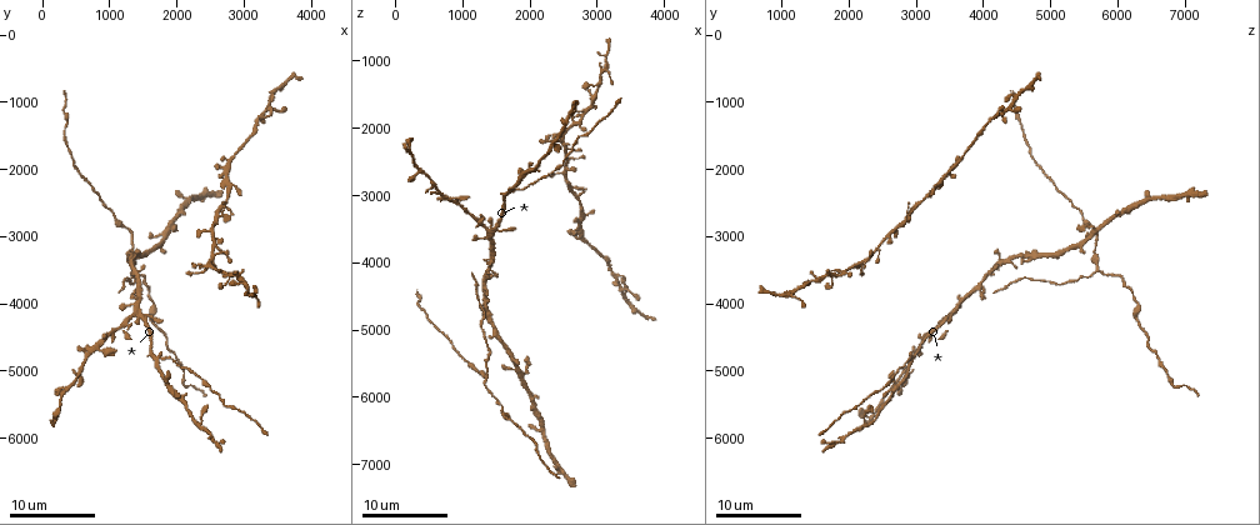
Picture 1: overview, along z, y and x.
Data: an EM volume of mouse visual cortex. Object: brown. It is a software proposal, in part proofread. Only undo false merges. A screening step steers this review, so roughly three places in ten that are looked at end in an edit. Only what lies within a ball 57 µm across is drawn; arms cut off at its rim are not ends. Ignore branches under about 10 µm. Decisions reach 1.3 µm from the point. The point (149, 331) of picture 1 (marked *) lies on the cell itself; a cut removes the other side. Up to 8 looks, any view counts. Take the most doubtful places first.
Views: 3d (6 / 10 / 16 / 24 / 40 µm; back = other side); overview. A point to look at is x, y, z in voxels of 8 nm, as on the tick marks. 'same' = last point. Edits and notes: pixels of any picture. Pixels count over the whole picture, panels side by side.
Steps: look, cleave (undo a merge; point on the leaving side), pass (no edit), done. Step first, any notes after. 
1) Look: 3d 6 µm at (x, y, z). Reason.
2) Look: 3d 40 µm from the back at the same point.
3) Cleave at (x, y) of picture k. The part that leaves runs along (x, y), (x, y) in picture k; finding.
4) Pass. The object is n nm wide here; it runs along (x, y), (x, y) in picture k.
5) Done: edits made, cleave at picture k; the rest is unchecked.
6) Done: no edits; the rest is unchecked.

Look: 3d 16 µm at (2500, 3400, 2150).

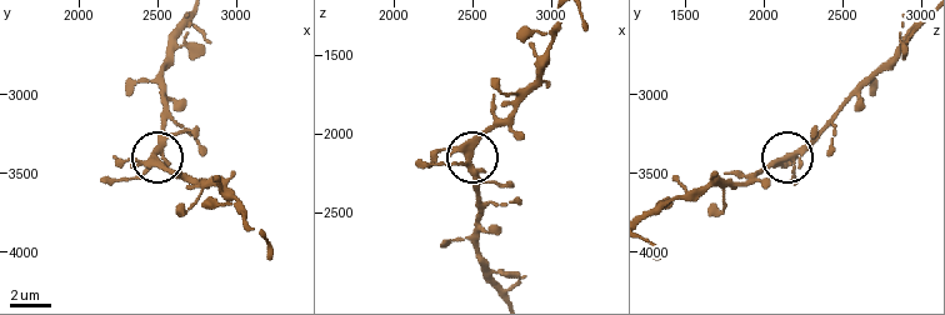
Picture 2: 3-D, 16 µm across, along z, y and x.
Look: 3d 6 µm at (2500, 3400, 2160). Closer look.

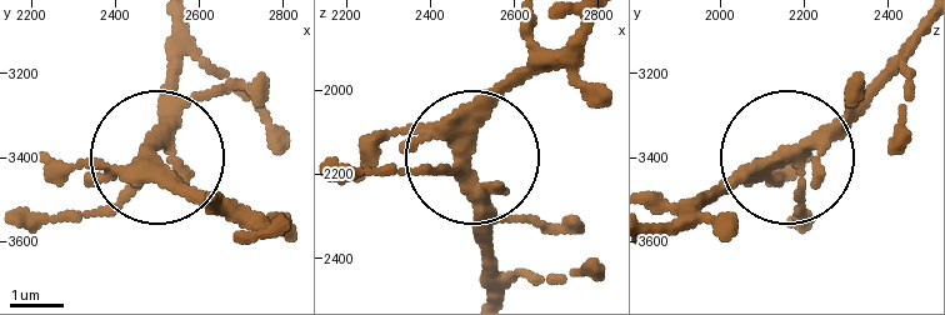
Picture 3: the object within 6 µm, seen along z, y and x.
Pass. 5 arms meet here; continuous, no second cell.

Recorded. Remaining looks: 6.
Look: 3d 16 µm at (1300, 3500, 5700). Branch point.

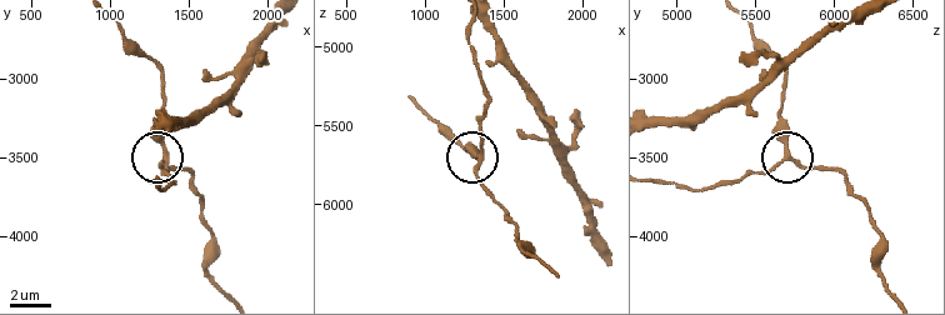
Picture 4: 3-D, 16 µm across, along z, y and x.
Look: 3d 16 µm from the back at (1340, 3480, 5700).

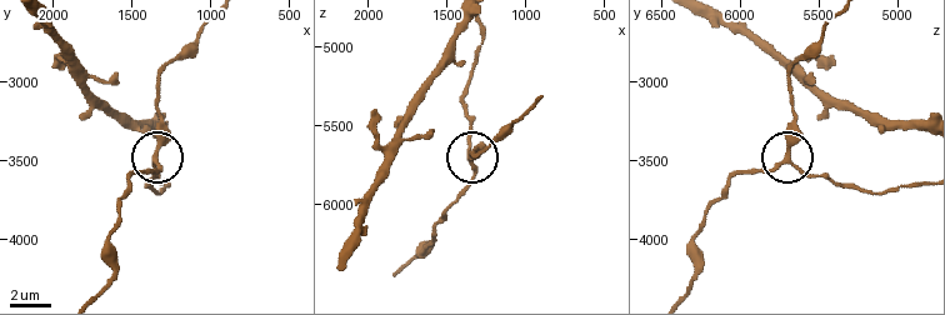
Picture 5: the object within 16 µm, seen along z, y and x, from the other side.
Pass. The side arm is 25 µm long; it runs along (920, 184), (874, 194), (804, 173), (789, 161), (745, 173) in picture 5; one cell here.

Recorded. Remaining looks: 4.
Look: 3d 10 µm at (1400, 4100, 3550). Four-way junction.

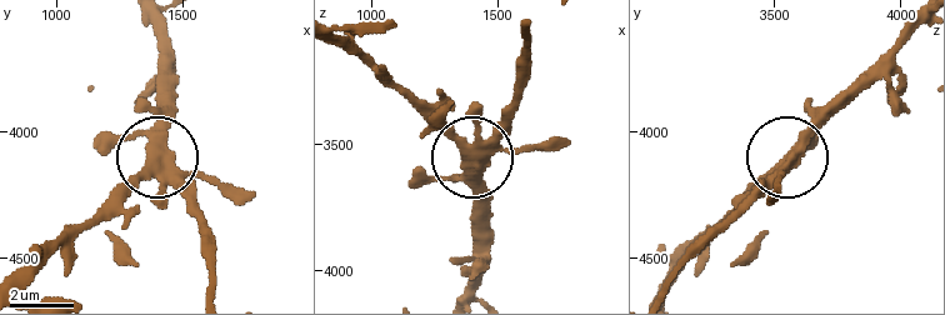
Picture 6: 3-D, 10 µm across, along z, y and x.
Look: 3d 10 µm from the back at (1380, 4110, 3560). Other side.

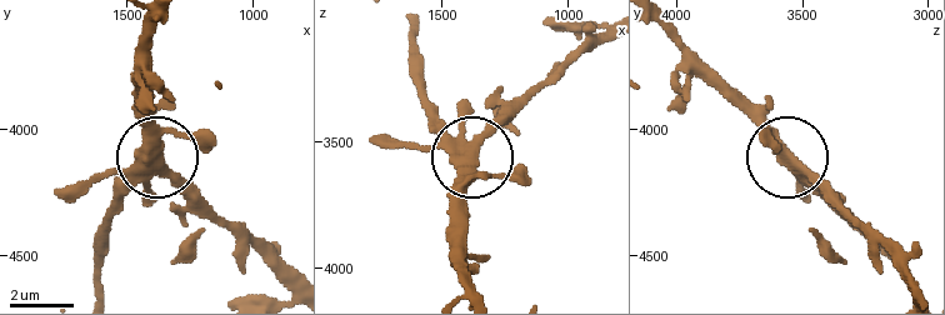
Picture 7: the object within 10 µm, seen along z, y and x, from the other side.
Pass. 4 arms meet here; it runs along (860, 233), (796, 160), (836, 200) in picture 7; all the same cell.

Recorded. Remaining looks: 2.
Look: 3d 10 µm at (750, 4650, 3050). Four arms meet.

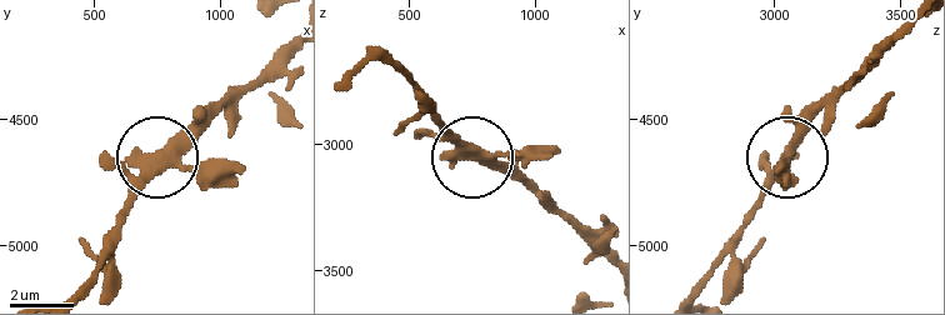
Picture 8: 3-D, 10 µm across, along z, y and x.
Pass. 4 arms meet here; it runs along (288, 68), (264, 70), (183, 131), (121, 210) in picture 8; continuous, no second cell.

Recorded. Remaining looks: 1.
Done: no edits; the rest is unchecked.

